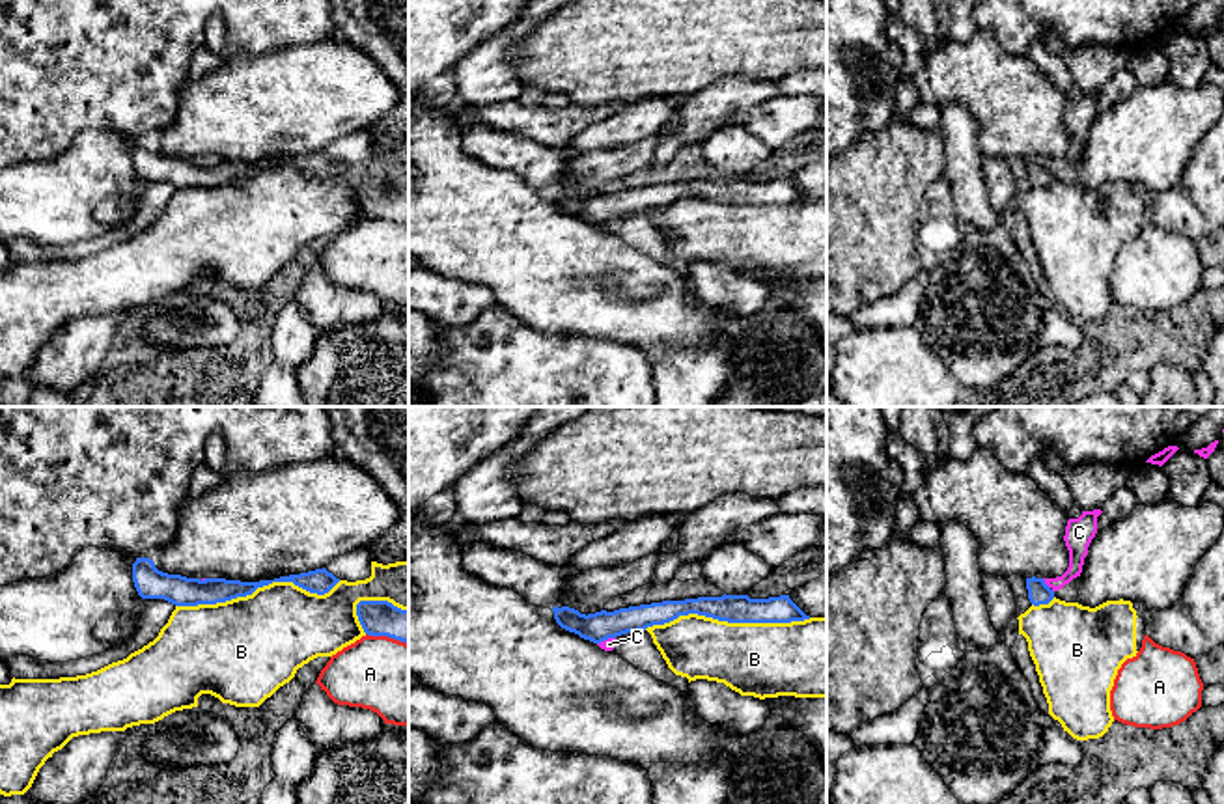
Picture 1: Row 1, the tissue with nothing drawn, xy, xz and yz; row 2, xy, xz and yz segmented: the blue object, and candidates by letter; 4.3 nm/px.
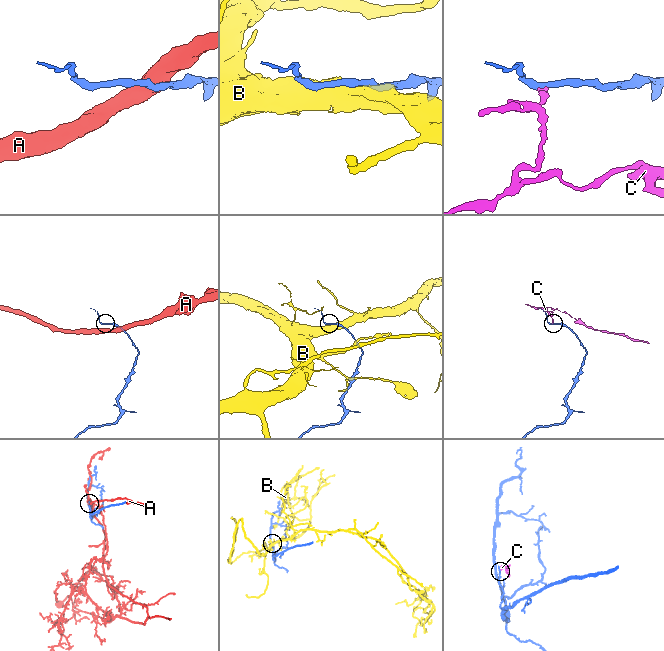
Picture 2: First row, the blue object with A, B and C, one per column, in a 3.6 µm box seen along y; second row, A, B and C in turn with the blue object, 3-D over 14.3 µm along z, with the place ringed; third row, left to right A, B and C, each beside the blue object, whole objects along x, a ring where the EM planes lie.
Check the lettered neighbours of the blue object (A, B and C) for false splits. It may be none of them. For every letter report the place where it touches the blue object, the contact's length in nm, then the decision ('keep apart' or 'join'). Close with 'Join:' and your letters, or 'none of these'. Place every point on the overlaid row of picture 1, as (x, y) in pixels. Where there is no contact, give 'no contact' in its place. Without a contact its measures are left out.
A: meets blue in xy at (387, 635); contact 190 nm long; keep apart
B: meets blue in xz at (726, 620); contact 700 nm long; keep apart
C: meets blue in yz at (1047, 586); contact 80 nm long; keep apart
Join: none of these

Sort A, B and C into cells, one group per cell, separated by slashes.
A / B / C

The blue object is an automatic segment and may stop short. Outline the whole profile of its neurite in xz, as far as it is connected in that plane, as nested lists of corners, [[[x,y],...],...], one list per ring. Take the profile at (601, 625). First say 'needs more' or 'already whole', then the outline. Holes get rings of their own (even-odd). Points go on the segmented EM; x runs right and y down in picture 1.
already whole; [[[748,595],[698,597],[685,601],[662,601],[614,612],[580,614],[569,606],[554,606],[556,623],[584,640],[601,644],[627,632],[664,625],[679,616],[698,614],[728,623],[791,623],[810,619],[789,595],[750,599]]]

